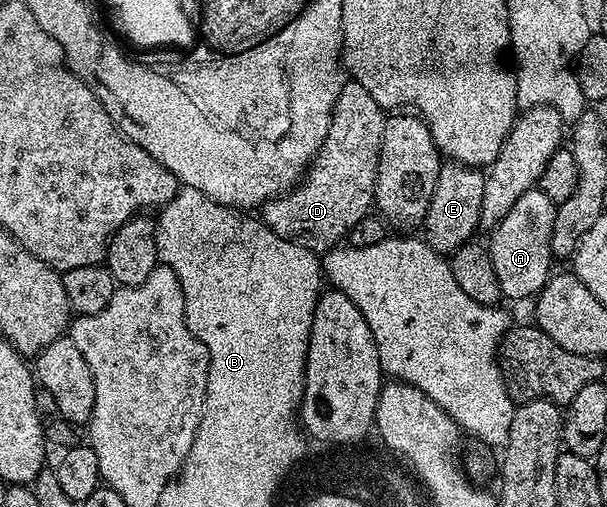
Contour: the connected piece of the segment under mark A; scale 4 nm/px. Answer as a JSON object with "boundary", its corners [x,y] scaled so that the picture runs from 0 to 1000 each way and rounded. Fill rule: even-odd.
{"boundary":[[[890,369],[868,375],[868,383],[862,383],[862,391],[855,391],[855,398],[848,398],[848,406],[842,406],[842,414],[835,414],[829,438],[822,438],[819,448],[811,452],[807,473],[802,473],[806,491],[806,507],[815,525],[815,548],[822,548],[822,572],[827,586],[839,592],[865,592],[883,586],[891,568],[904,552],[908,531],[904,527],[914,519],[911,503],[911,487],[908,485],[908,462],[914,446],[914,422],[918,420],[918,404],[908,391],[901,391],[901,383],[895,383]]]}

